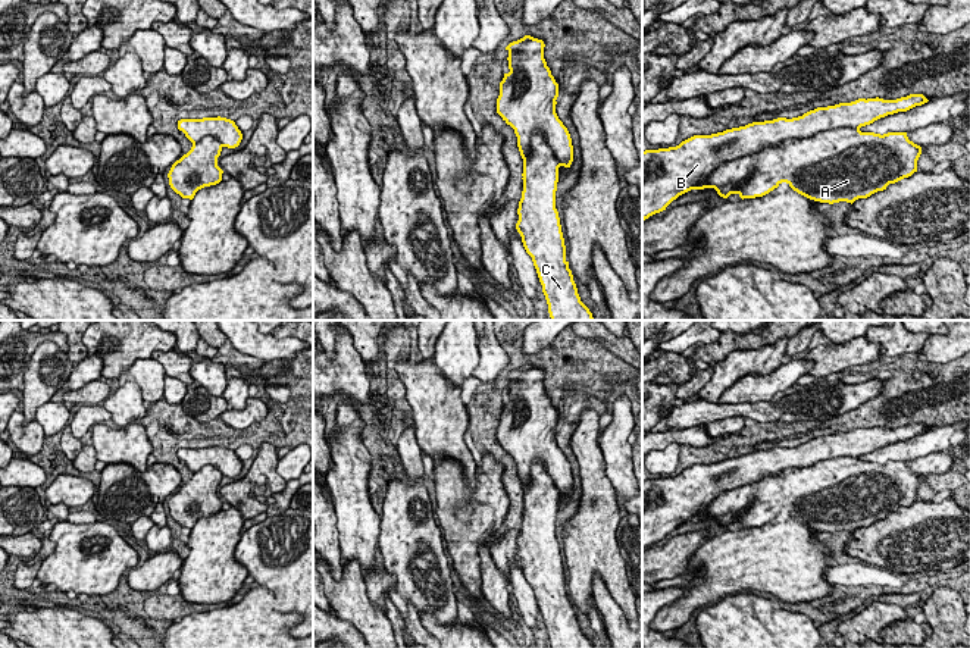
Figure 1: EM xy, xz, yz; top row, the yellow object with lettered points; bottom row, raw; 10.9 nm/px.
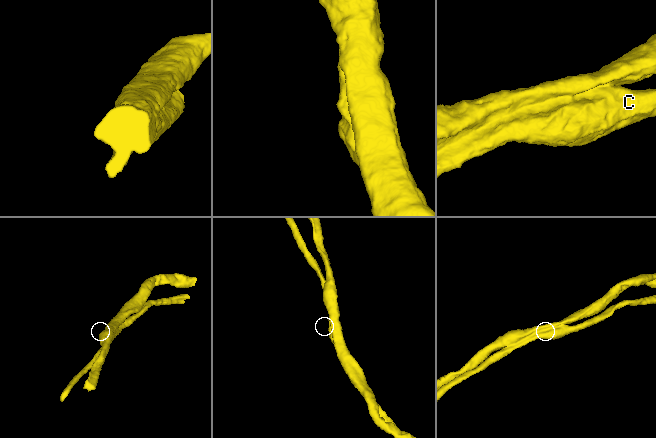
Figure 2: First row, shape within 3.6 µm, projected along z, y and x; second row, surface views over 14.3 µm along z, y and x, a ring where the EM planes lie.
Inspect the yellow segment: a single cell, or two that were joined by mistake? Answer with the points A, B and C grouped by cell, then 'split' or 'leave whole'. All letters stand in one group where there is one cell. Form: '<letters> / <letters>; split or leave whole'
A C / B; split

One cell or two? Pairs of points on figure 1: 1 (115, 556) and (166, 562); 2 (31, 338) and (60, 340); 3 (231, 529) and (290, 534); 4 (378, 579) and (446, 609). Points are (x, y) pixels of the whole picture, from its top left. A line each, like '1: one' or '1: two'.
1: two
2: one
3: two
4: two

